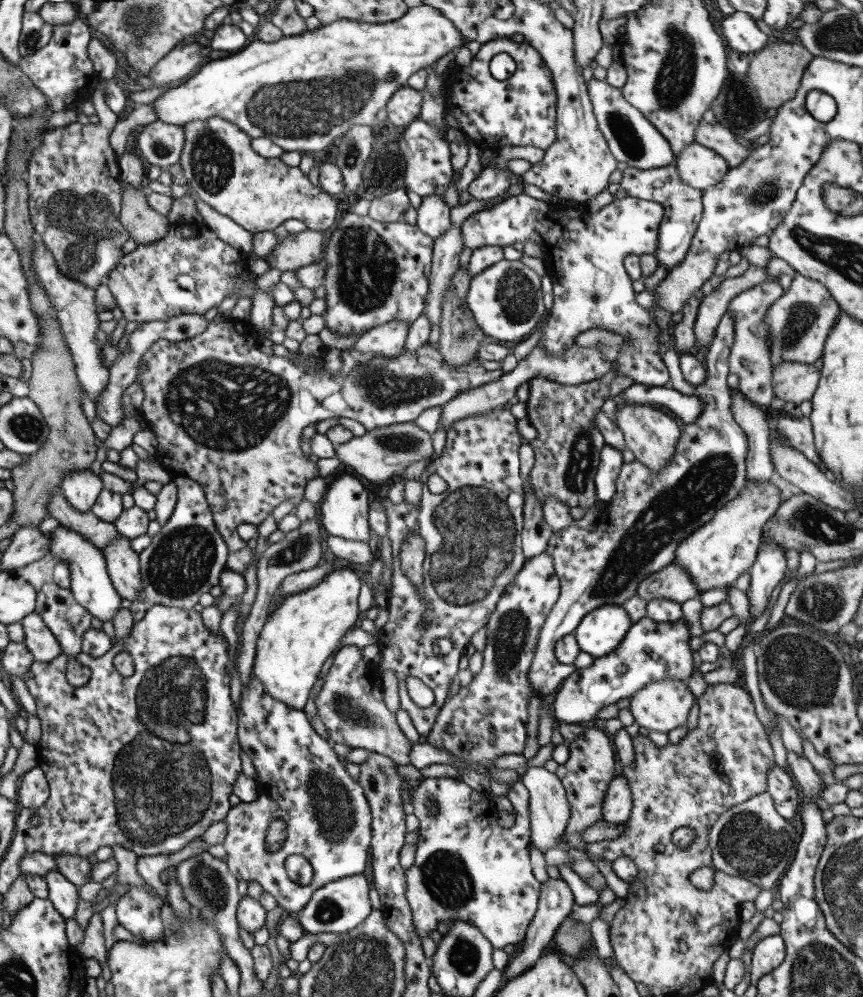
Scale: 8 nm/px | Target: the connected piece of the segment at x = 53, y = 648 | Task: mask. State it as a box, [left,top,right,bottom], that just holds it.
[21,612,60,662]

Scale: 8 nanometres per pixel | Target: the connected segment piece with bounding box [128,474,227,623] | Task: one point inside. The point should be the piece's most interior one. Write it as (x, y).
(185, 558)

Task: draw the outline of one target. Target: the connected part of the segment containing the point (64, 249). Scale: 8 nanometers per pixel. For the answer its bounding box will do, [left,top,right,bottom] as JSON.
[25,79,128,290]

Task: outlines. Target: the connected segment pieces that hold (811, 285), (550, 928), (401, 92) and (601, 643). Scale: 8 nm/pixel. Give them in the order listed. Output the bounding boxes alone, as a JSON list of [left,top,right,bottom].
[[764,273,839,367],[503,877,575,981],[386,84,421,127],[573,605,631,657]]

